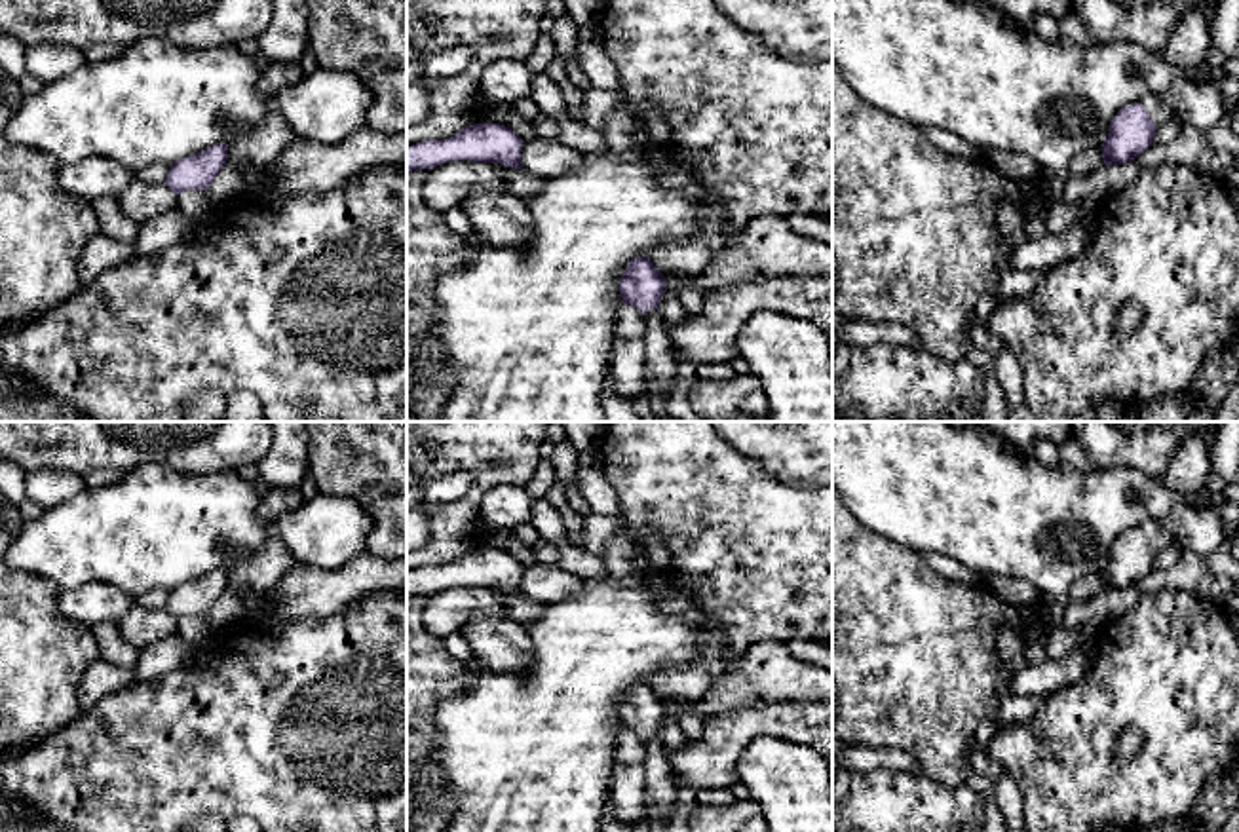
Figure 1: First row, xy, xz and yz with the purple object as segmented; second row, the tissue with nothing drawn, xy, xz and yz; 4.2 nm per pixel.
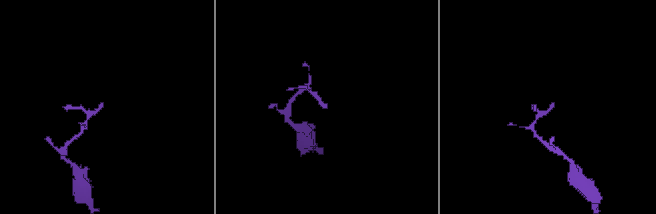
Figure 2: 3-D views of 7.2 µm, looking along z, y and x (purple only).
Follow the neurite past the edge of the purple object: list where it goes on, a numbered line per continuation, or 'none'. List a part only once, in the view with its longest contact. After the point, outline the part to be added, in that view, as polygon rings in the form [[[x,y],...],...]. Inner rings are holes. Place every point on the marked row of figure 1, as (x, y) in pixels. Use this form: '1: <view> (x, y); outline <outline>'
1: yz (1190, 103); outline [[[1191,78],[1174,82],[1163,95],[1146,95],[1140,103],[1155,125],[1174,122],[1180,127],[1195,127],[1205,133],[1224,114],[1220,85]]]

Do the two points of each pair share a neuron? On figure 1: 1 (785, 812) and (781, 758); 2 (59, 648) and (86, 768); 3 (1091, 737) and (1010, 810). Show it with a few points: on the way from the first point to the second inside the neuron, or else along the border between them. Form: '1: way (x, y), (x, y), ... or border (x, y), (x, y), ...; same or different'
1: way (789, 798), (789, 781), (781, 772); same
2: border (84, 711), (37, 743); different
3: border (1008, 772), (1021, 793), (1025, 812); different

